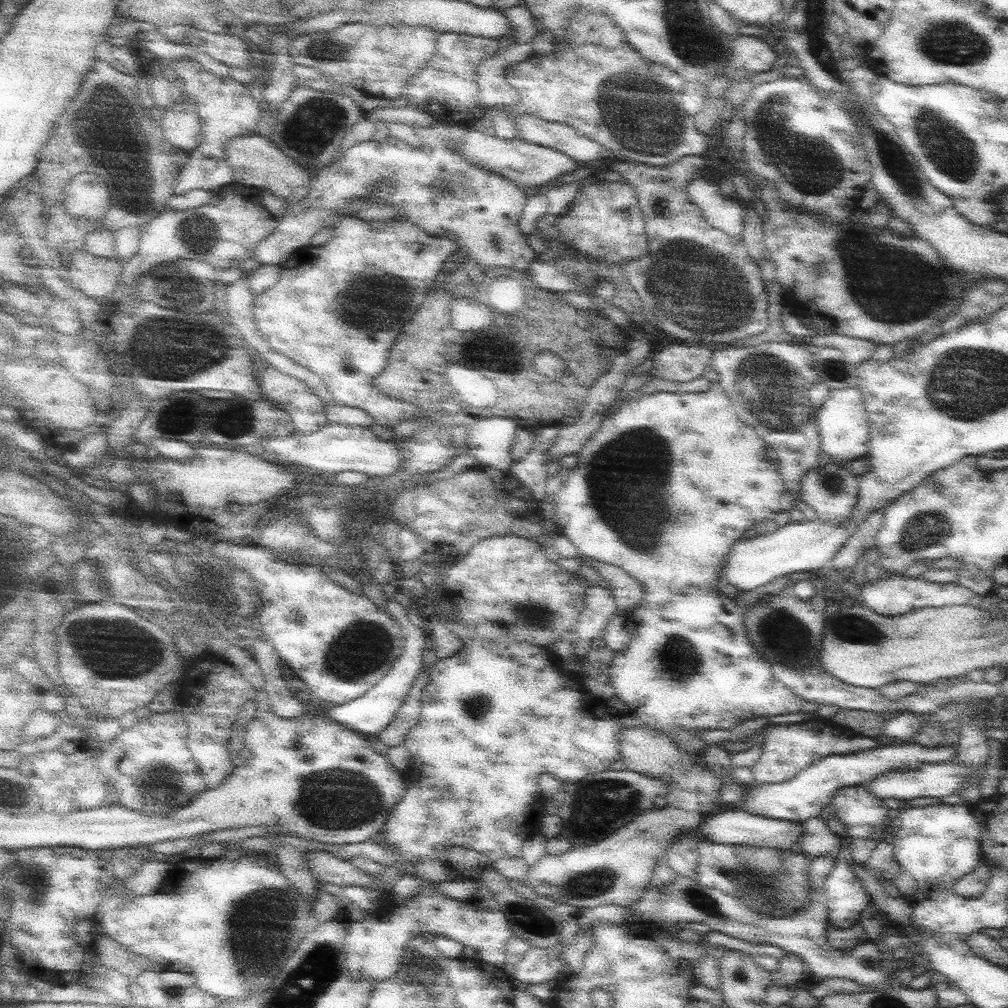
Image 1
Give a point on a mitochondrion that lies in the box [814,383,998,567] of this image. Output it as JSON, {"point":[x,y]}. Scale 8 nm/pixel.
{"point":[929,526]}

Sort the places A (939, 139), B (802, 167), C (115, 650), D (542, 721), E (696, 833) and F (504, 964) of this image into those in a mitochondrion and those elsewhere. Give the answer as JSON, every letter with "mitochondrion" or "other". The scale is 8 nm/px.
{"A":"mitochondrion","B":"mitochondrion","C":"mitochondrion","D":"other","E":"other","F":"other"}

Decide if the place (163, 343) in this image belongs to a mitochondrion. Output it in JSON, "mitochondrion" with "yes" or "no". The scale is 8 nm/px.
{"mitochondrion":"yes"}

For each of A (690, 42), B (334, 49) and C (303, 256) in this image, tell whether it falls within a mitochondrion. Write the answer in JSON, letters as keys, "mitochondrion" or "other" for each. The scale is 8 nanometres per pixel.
{"A":"mitochondrion","B":"mitochondrion","C":"other"}

